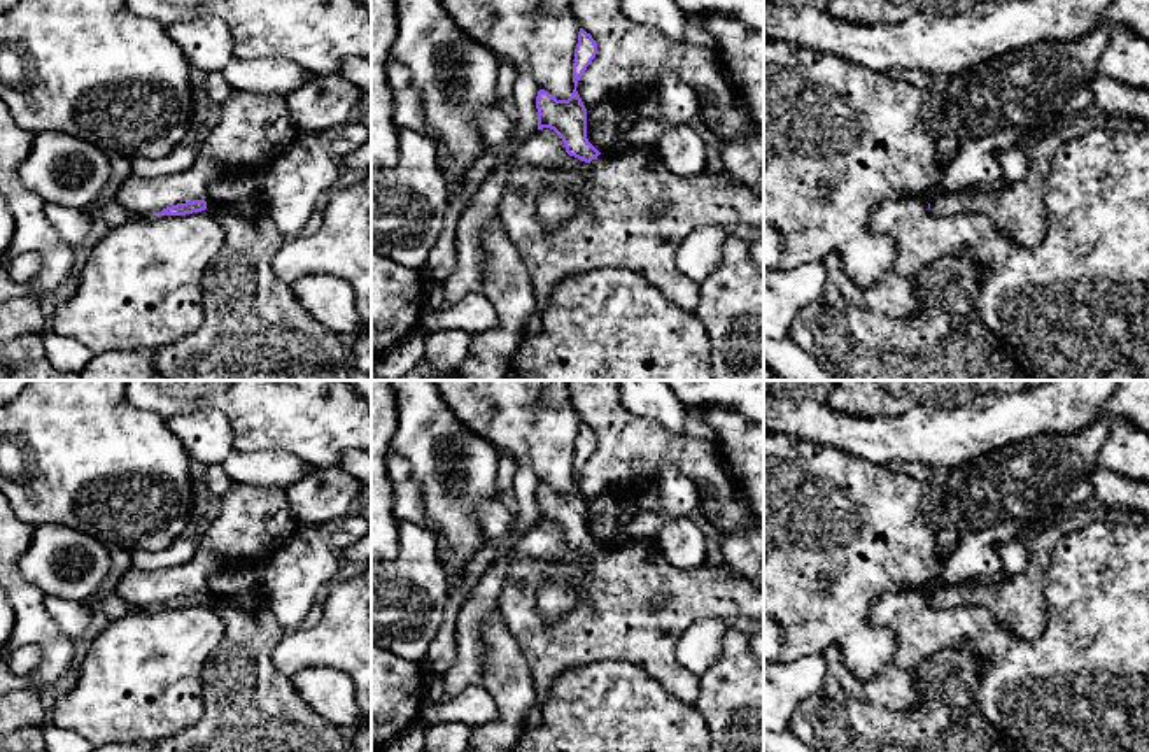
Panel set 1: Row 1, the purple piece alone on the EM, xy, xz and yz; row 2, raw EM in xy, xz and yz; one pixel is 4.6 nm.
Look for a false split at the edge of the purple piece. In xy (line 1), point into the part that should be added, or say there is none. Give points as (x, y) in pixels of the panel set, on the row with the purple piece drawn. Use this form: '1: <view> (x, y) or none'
1: xy (254, 328)

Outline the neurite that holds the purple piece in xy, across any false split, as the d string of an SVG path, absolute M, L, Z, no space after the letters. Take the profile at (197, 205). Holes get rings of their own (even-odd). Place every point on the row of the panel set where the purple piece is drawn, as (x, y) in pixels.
M263 195L215 203L193 200L158 216L210 212L224 230L224 244L201 277L203 321L187 337L152 351L156 375L168 380L347 380L352 358L349 338L317 321L296 298L291 284L273 272L273 258L285 244Z

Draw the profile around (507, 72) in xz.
M508 60L499 61L497 88L496 88L496 98L497 100L511 96L517 75L518 75L518 70L511 61L508 61Z

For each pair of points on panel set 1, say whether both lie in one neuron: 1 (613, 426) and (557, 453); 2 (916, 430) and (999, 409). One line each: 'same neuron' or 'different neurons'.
1: different neurons
2: same neuron

